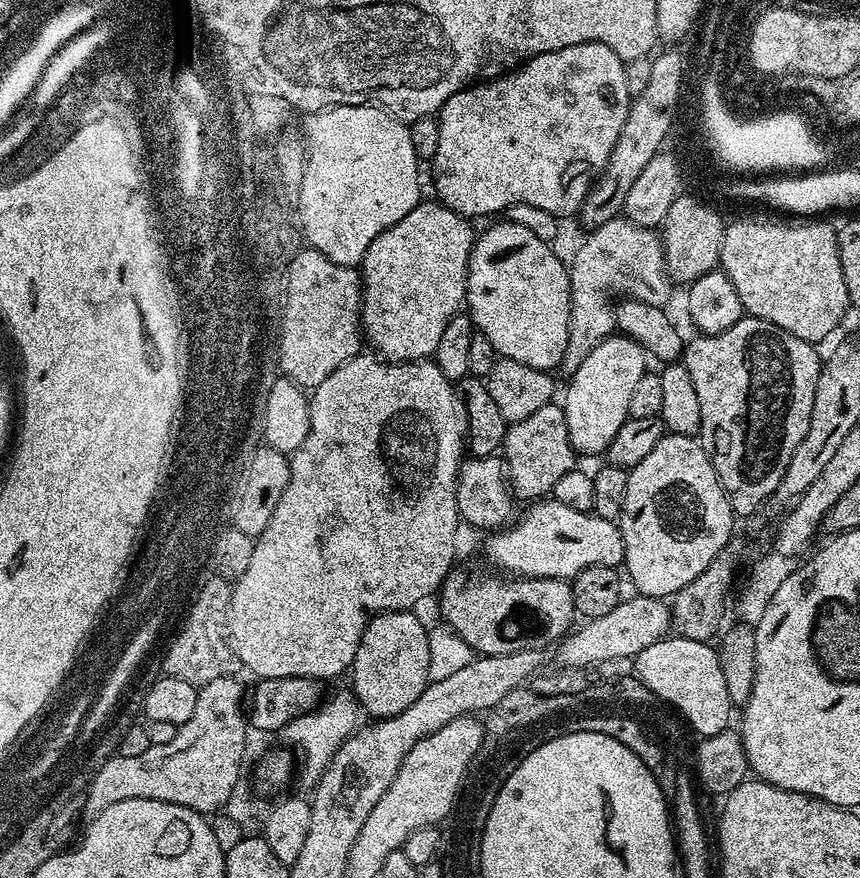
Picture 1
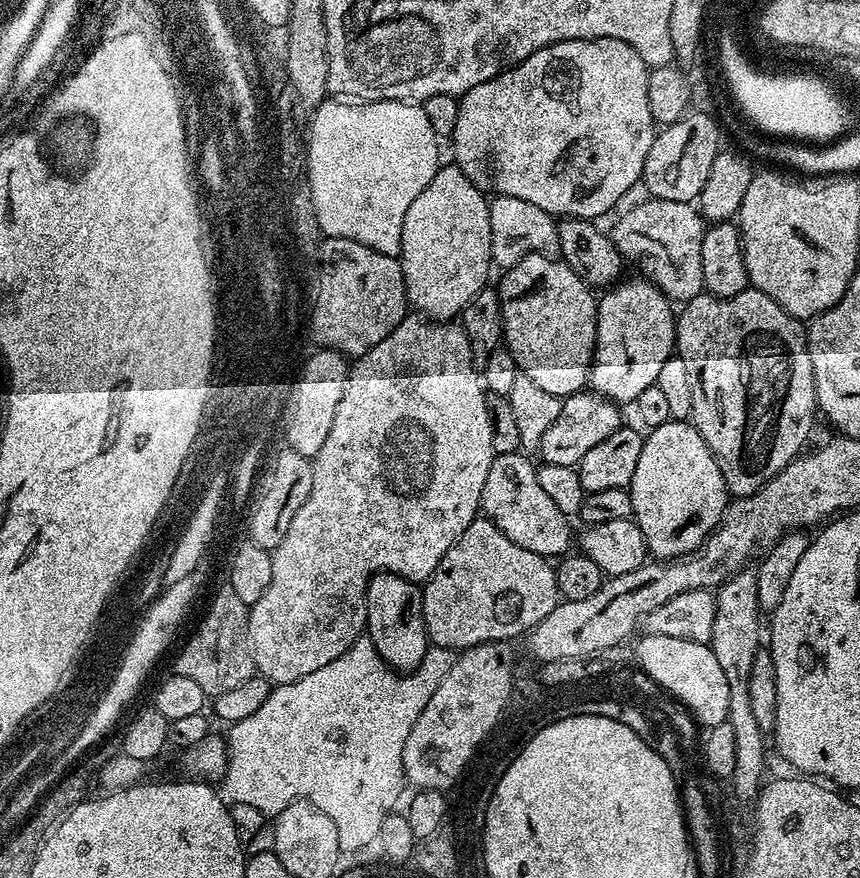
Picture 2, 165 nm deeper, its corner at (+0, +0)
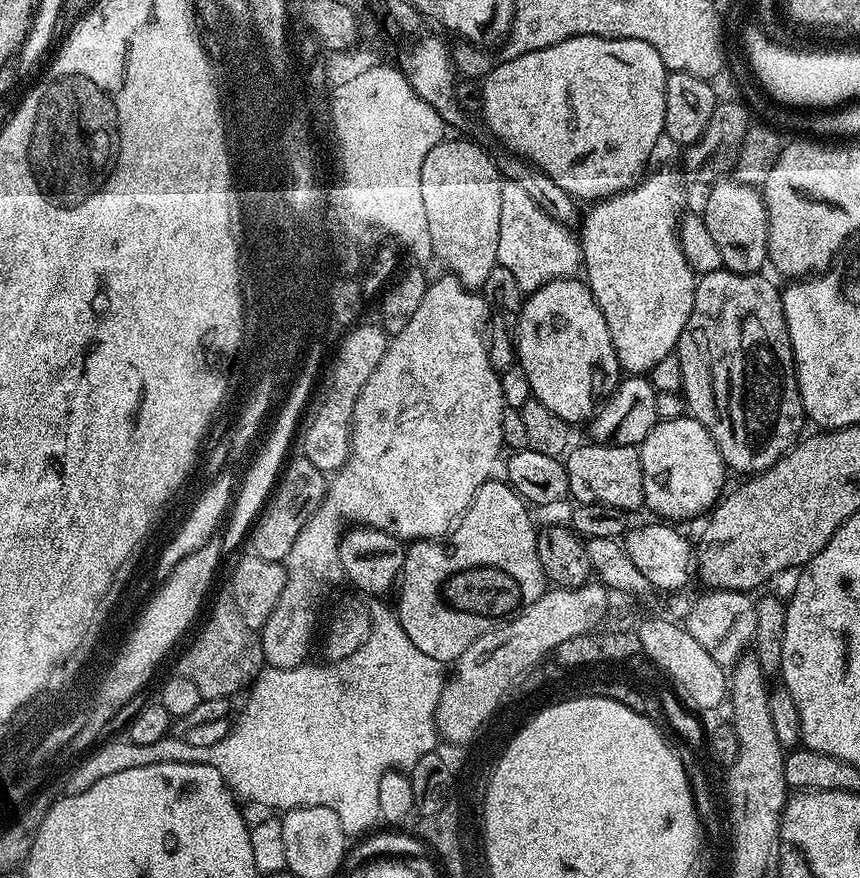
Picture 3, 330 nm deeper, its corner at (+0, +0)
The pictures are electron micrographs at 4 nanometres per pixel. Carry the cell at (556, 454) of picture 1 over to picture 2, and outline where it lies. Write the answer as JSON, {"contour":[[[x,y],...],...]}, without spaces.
{"contour":[[[581,390],[572,396],[563,397],[558,418],[554,418],[550,430],[542,434],[542,442],[538,449],[539,459],[545,464],[554,466],[570,466],[576,468],[583,456],[598,446],[598,442],[610,438],[622,426],[621,409],[613,401],[606,400],[588,390]]]}

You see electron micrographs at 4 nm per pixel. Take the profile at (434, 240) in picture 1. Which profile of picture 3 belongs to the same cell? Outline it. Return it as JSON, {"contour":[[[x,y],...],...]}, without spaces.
{"contour":[[[444,138],[426,154],[421,184],[435,259],[441,260],[448,267],[445,269],[467,288],[483,289],[490,270],[494,270],[498,263],[498,217],[502,215],[502,177],[492,157],[483,147],[479,148],[468,140]]]}

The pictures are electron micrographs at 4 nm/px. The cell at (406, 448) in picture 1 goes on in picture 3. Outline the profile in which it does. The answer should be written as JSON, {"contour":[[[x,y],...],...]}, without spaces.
{"contour":[[[443,275],[429,283],[418,310],[403,327],[402,332],[389,339],[388,349],[382,356],[382,362],[378,362],[374,374],[370,374],[370,382],[366,382],[366,386],[362,386],[362,394],[358,396],[358,402],[354,404],[354,414],[352,415],[352,452],[348,456],[348,461],[340,467],[340,471],[331,477],[324,501],[306,522],[306,526],[302,526],[302,534],[298,534],[298,538],[294,541],[294,550],[290,550],[286,561],[288,573],[286,574],[286,586],[282,590],[282,598],[278,598],[278,606],[274,606],[270,618],[266,618],[264,627],[259,629],[260,645],[264,648],[264,659],[273,668],[298,668],[309,659],[308,651],[312,648],[312,635],[316,632],[316,619],[320,616],[320,607],[323,606],[324,599],[335,590],[336,583],[345,579],[344,568],[340,565],[340,537],[344,535],[346,526],[377,528],[388,532],[401,542],[438,540],[451,533],[466,509],[472,505],[472,500],[478,494],[481,486],[487,480],[493,479],[495,472],[492,471],[496,468],[496,459],[499,458],[500,452],[502,453],[504,448],[502,414],[506,405],[502,398],[500,373],[494,370],[494,366],[490,366],[488,357],[488,341],[486,339],[486,333],[490,328],[488,303],[485,302],[479,291],[467,288],[455,276]]]}

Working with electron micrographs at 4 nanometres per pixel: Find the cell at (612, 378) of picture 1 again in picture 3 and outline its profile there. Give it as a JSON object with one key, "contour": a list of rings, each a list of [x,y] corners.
{"contour":[[[668,168],[651,172],[617,196],[595,201],[578,228],[586,283],[610,326],[620,367],[628,374],[651,373],[662,358],[677,351],[698,279],[680,245],[678,221],[686,212],[680,176]]]}

